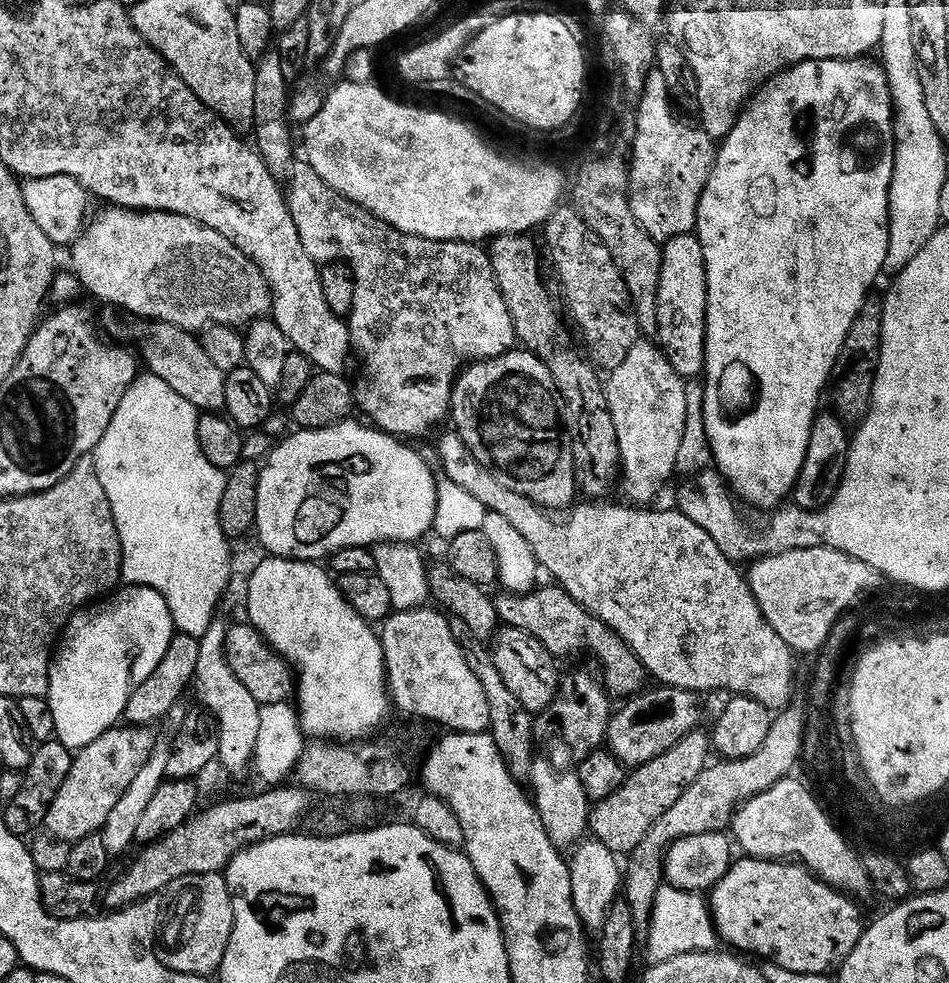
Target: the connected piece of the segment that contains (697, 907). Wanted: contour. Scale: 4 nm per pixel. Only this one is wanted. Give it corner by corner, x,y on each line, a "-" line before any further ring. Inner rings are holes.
662,886
658,890
658,898
654,898
646,943
649,961
652,962
678,958
682,954
717,951
718,937
716,925
712,923
709,901
695,892

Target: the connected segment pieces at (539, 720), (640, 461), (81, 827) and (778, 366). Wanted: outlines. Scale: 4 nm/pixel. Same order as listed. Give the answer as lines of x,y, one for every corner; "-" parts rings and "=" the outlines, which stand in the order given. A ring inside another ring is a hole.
584,670
565,675
550,707
534,718
535,739
542,742
559,734
565,744
570,746
573,761
578,764
603,747
612,717
611,697
603,683
593,676
=
642,338
618,370
606,380
614,430
618,430
624,492
636,506
648,506
676,472
678,449
686,427
686,390
664,353
651,339
=
117,726
102,735
90,746
79,749
72,761
72,769
62,782
62,790
58,790
58,798
54,798
54,806
44,819
43,831
53,840
62,840
71,846
82,838
97,835
103,829
106,818
114,806
122,799
122,794
134,782
138,770
146,766
150,754
156,748
158,739
151,727
134,728
=
857,58
855,60
807,60
801,64
795,64
787,72
780,73
779,76
773,76
768,81
766,87
741,111
734,130
728,133
727,138
719,145
716,154
716,165
712,167
710,178
704,187
702,198
698,202
698,218
696,219
696,231
694,235
700,240
702,252
705,254
705,274
708,276
708,318
707,318
707,340
705,342
705,366
702,375
705,390
705,424
706,434
709,436
709,444
712,447
712,459
715,467
721,476
724,477
729,489
745,505
751,506
757,510
772,510
777,506
783,505
784,500
789,499
790,493
795,489
796,479
800,477
802,462
806,462
806,446
810,446
810,430
812,423
815,422
818,415
818,409
821,407
820,395
825,395
832,378
832,367
842,350
842,342
846,342
846,334
850,334
850,326
854,318
862,310
864,301
869,299
872,287
876,284
876,279
882,276
884,272
884,263
886,262
886,250
890,246
890,234
888,233
888,195
890,194
890,182
894,178
895,162
895,126
893,124
893,110
890,86
887,82
887,76
884,69
879,63
871,64
871,59
-
803,112
813,112
816,115
816,129
812,132
812,152
799,152
800,144
796,141
796,119

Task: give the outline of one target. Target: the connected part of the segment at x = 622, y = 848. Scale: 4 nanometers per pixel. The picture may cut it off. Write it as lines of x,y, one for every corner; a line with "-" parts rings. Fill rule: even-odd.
707,731
692,732
682,742
678,742
666,754
654,758
635,769
625,779
624,785
610,798
599,801
590,812
590,832
595,839
604,843
610,851
617,854
630,854
650,834
654,822
682,798
682,794
702,774
702,770
709,763
710,736

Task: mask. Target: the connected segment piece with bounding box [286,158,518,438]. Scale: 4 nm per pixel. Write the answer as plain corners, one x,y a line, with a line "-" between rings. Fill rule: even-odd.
300,158
293,163
286,177
286,199
288,202
288,213
294,218
294,226
298,226
298,238
302,238
302,246
306,246
306,254
315,260
317,265
334,264
343,262
352,271
354,278
354,306
352,315
347,317
346,323
348,333
352,339
352,350
355,359
360,359
360,364
364,367
364,381
354,388
354,400
360,408
369,416
367,419
379,431
386,432
390,436
397,438
409,438
408,436
424,436
427,432
432,432
443,420
447,421
450,416
452,406
452,387
456,385
456,380
460,373
470,364
475,364
478,360
493,360
502,354
513,351
517,347
516,331
514,322
510,318
510,310
502,298
502,290
496,281
496,275
492,269
492,258
487,251
484,252
479,243
464,244
460,240
427,240
406,234
386,222
382,222
374,214
370,214
362,206
350,202
338,190
334,190
312,169
307,159

